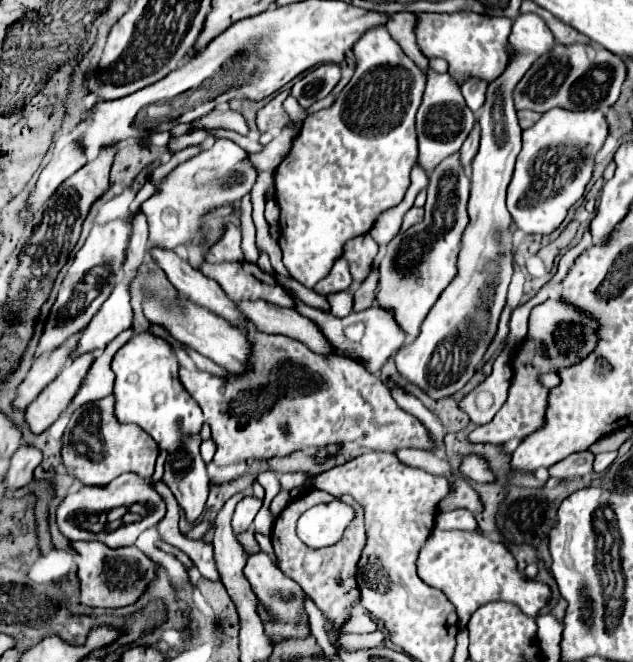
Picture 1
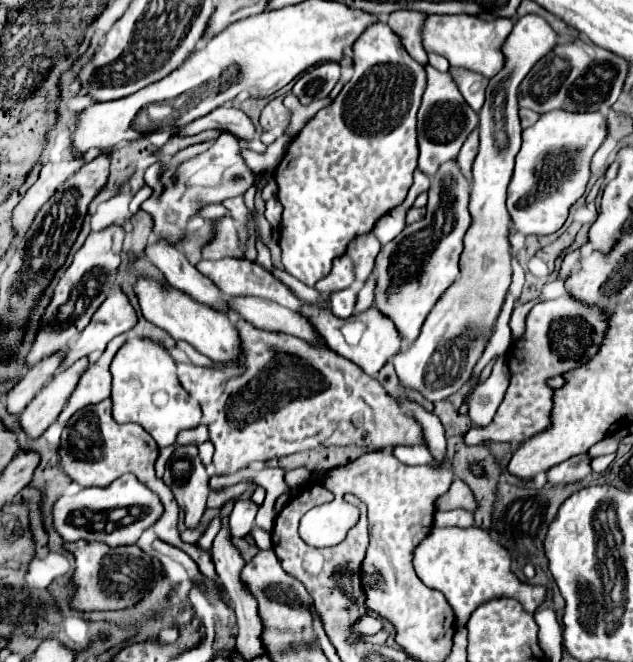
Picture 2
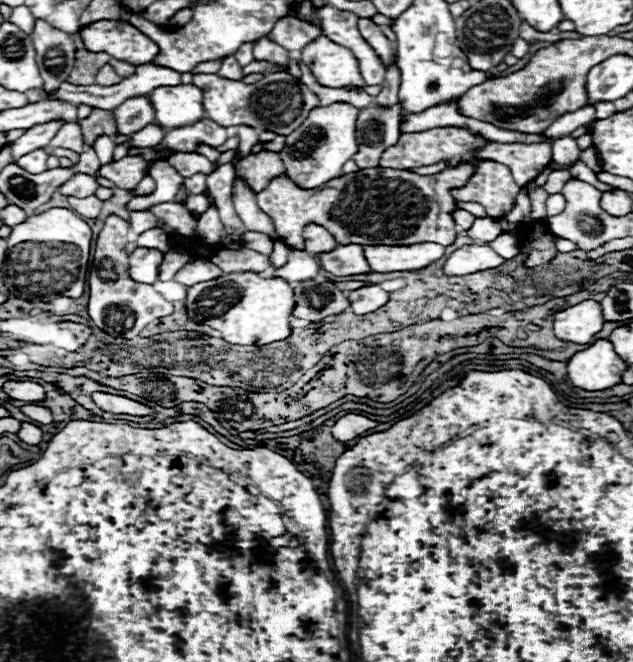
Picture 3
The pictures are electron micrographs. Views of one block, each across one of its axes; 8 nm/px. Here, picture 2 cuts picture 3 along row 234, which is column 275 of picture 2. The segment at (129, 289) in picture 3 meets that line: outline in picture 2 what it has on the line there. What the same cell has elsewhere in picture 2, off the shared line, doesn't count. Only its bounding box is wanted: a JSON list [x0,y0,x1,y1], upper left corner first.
[260,96,290,130]

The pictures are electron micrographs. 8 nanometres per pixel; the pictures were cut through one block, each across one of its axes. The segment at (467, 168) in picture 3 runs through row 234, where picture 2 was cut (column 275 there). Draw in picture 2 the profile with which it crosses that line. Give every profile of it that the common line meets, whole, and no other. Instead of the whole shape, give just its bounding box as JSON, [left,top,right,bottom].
[178,258,424,472]

